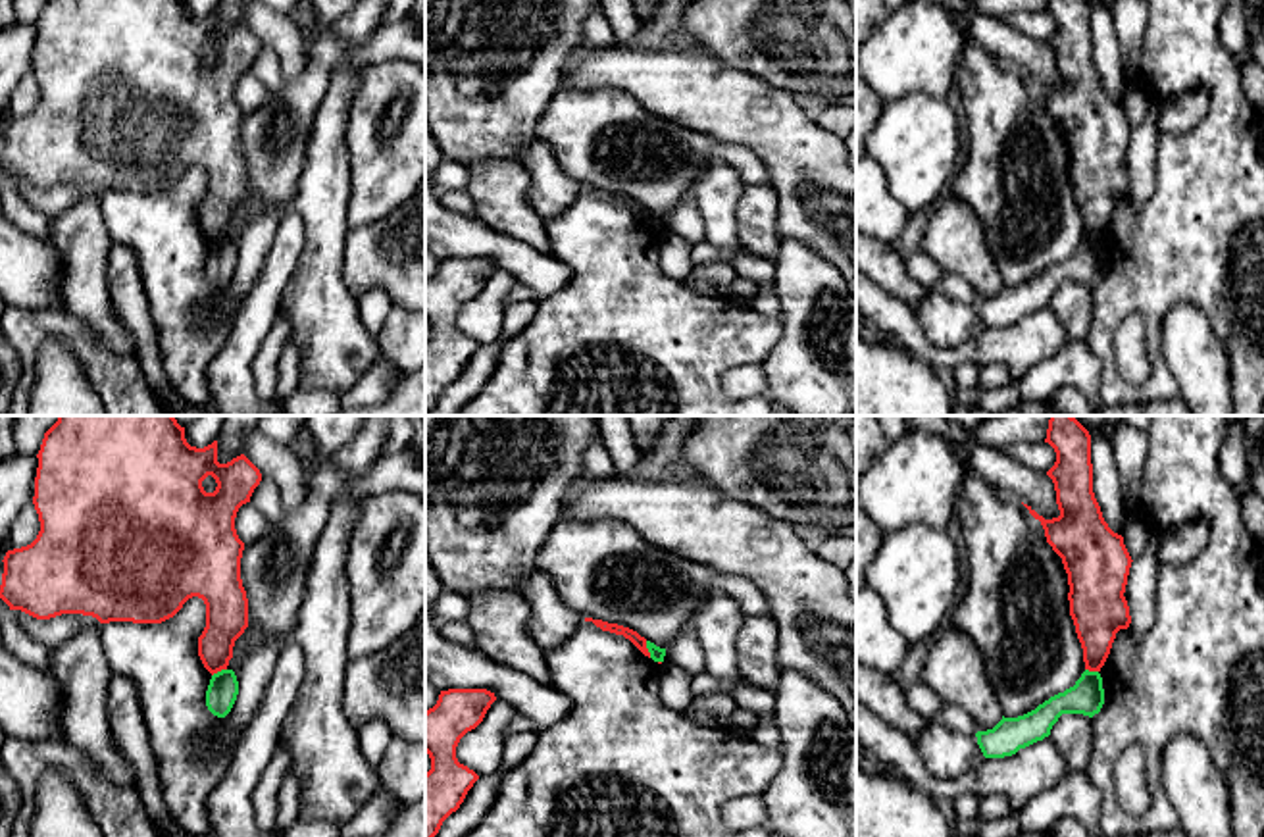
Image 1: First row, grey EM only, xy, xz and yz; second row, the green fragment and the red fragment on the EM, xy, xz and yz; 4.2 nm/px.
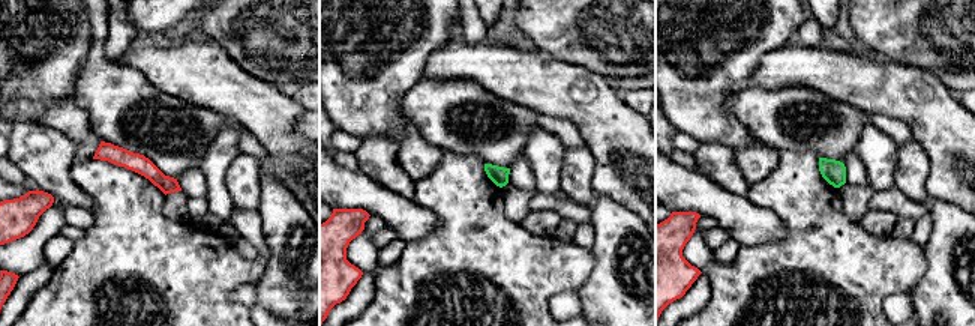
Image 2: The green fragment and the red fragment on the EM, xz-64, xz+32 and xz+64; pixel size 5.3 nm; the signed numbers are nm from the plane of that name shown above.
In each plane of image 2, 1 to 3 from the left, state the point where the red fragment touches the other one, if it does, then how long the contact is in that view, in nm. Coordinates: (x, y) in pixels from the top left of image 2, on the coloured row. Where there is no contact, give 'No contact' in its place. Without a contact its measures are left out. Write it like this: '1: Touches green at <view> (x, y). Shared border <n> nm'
1: No contact
2: No contact
3: No contact

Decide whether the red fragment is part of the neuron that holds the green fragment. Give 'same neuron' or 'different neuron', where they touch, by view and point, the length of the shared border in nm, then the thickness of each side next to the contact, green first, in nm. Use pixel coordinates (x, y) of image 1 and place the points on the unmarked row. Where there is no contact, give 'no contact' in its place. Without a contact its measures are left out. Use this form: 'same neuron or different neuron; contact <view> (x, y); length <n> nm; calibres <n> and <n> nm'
different neuron; contact xz (647, 216); length 80 nm; calibres 60 and 50 nm

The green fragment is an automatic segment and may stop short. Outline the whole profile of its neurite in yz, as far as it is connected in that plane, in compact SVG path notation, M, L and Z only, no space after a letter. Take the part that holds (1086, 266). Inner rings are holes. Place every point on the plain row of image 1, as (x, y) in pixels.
M1085 239L1074 256L1039 273L1035 279L1004 287L987 300L977 300L977 314L985 327L1004 327L1016 323L1050 304L1062 283L1083 283L1093 287L1104 273L1102 246Z

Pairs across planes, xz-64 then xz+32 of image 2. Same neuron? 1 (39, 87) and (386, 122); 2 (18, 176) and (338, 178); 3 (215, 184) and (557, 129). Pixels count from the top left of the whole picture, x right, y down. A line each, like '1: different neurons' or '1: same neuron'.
1: same neuron
2: different neurons
3: different neurons

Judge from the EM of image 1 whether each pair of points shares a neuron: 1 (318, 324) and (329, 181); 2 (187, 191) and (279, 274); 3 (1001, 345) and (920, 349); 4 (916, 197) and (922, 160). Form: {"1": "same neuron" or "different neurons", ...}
{"1": "same neuron", "2": "different neurons", "3": "same neuron", "4": "same neuron"}

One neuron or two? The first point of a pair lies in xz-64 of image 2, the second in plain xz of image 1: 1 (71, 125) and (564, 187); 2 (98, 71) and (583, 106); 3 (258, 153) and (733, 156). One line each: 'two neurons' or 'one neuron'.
1: one neuron
2: one neuron
3: one neuron

